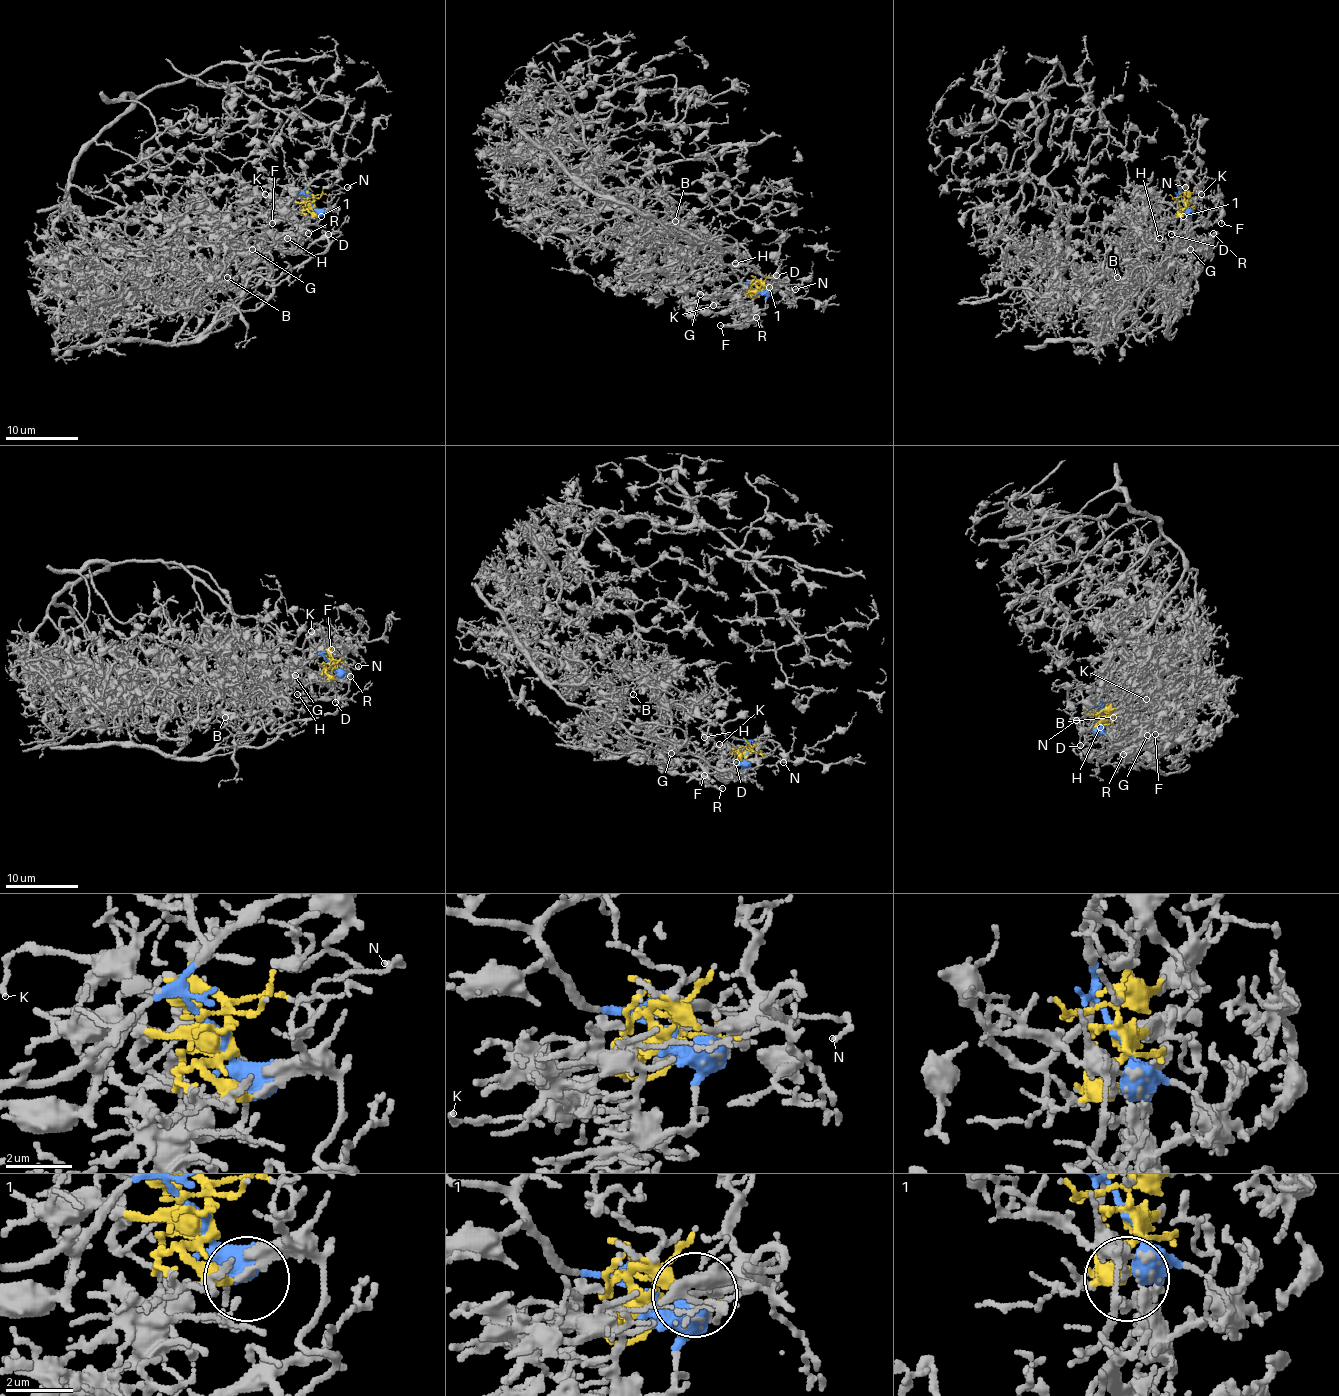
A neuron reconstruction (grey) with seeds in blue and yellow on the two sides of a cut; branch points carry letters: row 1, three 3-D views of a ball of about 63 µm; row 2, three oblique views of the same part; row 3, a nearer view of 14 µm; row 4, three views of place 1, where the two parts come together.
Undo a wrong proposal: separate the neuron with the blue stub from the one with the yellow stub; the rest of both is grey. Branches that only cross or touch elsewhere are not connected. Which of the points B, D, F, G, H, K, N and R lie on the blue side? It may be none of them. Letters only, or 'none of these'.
none of these

